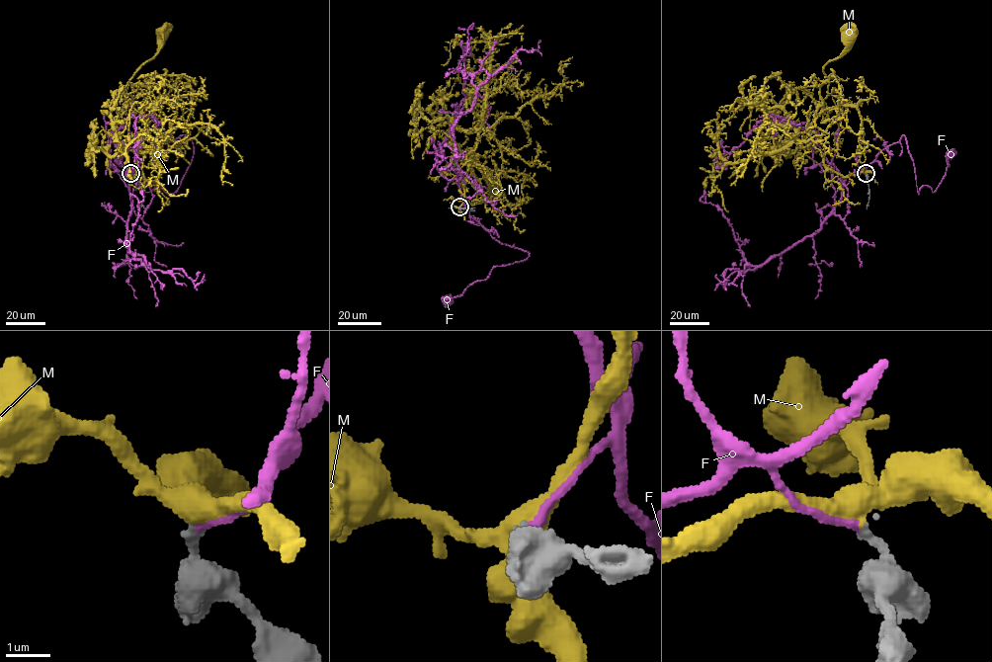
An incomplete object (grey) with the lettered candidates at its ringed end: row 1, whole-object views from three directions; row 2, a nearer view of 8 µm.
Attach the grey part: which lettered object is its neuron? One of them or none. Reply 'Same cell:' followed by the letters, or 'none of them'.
Same cell: F

